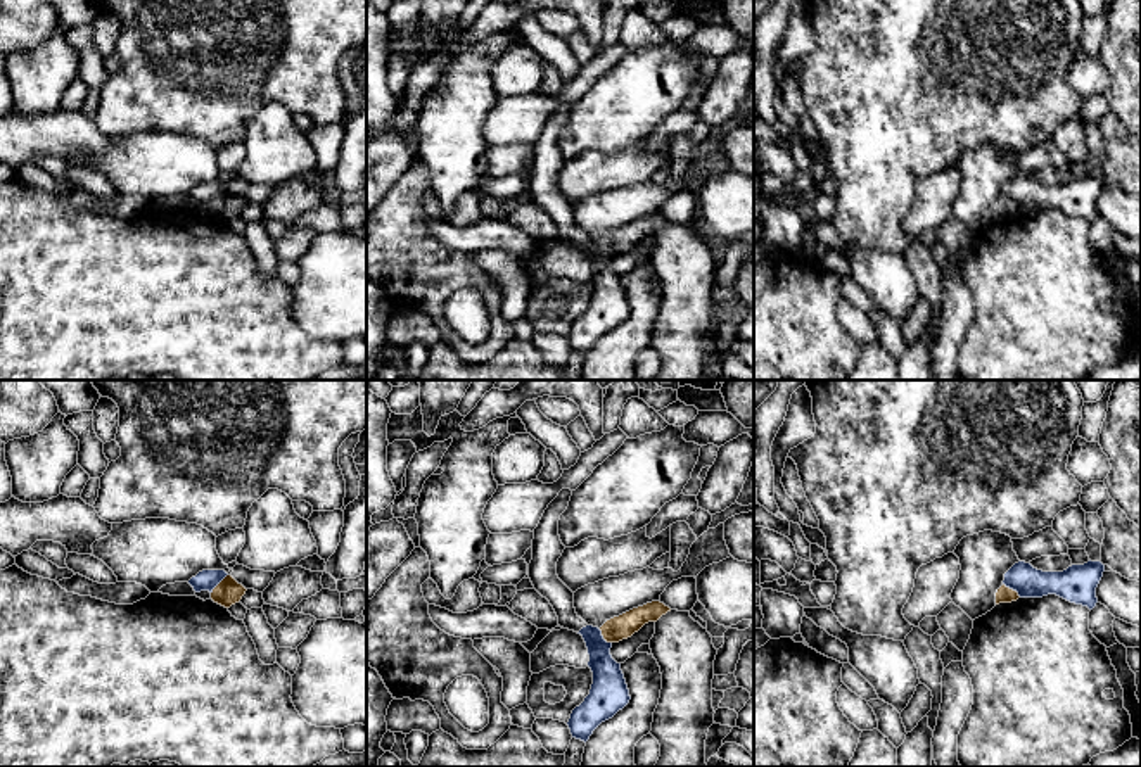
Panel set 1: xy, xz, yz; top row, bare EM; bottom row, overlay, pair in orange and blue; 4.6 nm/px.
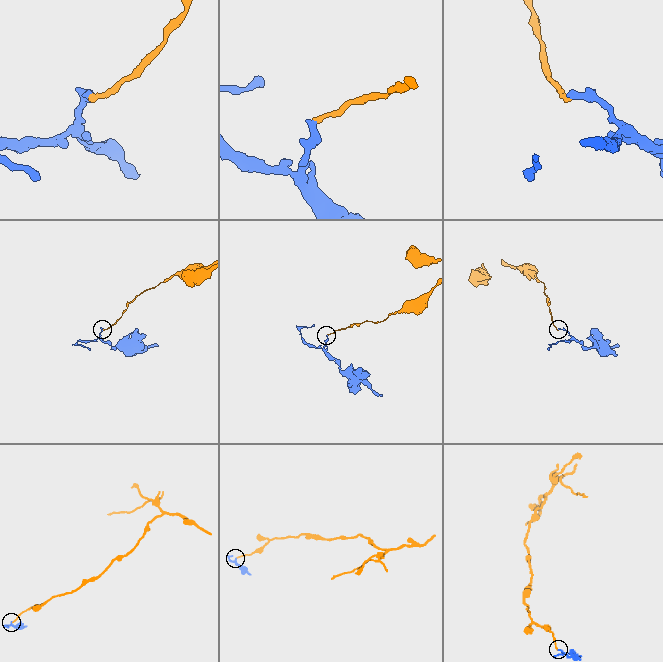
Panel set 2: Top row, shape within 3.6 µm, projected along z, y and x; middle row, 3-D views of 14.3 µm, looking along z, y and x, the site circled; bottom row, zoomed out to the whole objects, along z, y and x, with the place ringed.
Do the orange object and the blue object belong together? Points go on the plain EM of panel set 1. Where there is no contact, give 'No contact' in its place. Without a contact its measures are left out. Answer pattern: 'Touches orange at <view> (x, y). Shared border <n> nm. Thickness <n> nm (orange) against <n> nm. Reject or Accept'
Touches orange at yz (1012, 202). Shared border 110 nm. Thickness 80 nm (orange) against 140 nm. Reject

